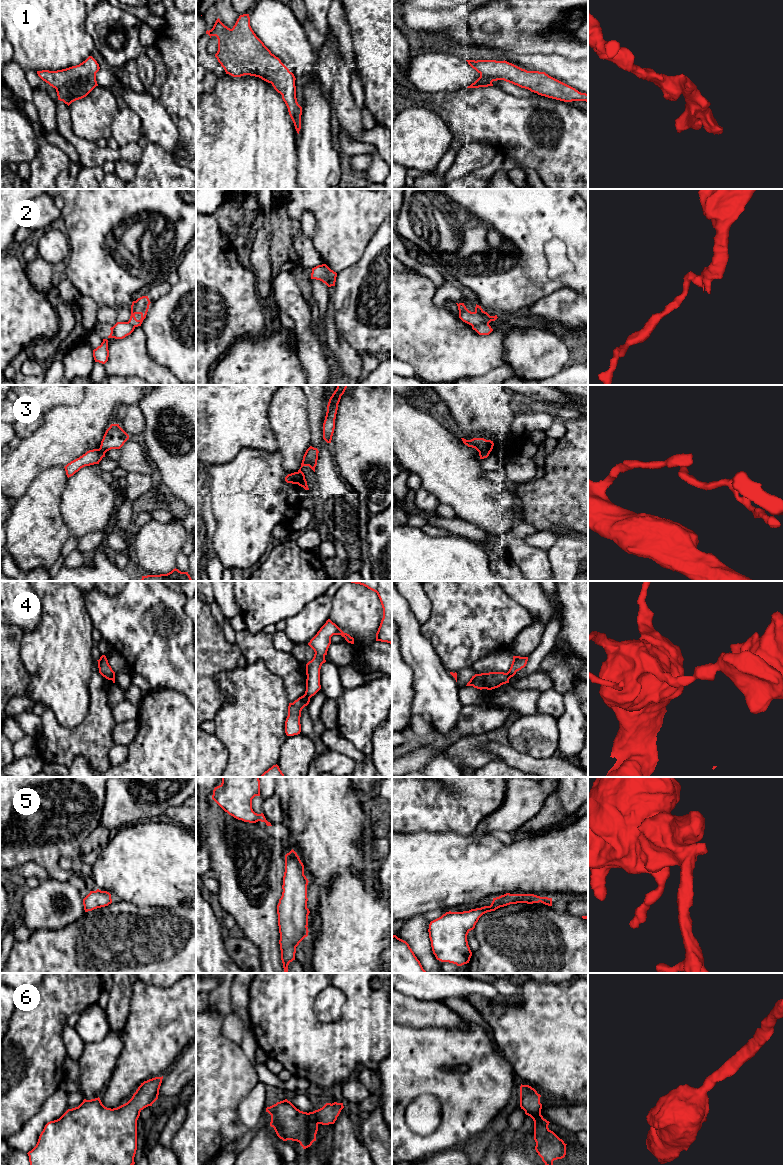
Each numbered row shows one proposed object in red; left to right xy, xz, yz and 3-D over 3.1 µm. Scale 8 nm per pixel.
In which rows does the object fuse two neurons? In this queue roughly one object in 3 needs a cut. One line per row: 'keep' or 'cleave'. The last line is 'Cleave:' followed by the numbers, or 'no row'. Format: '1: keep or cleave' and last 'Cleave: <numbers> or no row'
1: keep
2: cleave
3: cleave
4: cleave
5: keep
6: keep
Cleave: 2, 3, 4

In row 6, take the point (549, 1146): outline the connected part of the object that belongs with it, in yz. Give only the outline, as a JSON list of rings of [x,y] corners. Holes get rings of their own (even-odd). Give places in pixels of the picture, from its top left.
[[[529,1085],[520,1086],[520,1107],[534,1121],[535,1150],[545,1165],[553,1165],[553,1161],[566,1155],[566,1145],[553,1131],[548,1128],[549,1121],[541,1115],[541,1095]]]

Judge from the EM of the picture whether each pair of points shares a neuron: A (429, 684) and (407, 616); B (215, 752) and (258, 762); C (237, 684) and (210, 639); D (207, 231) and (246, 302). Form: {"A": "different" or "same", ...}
{"A": "same", "B": "different", "C": "different", "D": "same"}

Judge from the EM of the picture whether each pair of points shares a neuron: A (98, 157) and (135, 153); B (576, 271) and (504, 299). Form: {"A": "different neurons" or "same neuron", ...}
{"A": "same neuron", "B": "same neuron"}

